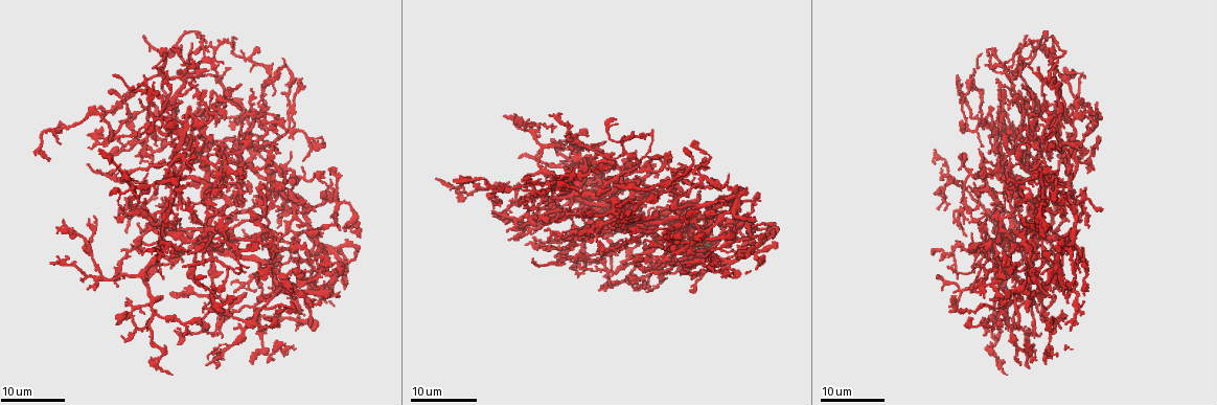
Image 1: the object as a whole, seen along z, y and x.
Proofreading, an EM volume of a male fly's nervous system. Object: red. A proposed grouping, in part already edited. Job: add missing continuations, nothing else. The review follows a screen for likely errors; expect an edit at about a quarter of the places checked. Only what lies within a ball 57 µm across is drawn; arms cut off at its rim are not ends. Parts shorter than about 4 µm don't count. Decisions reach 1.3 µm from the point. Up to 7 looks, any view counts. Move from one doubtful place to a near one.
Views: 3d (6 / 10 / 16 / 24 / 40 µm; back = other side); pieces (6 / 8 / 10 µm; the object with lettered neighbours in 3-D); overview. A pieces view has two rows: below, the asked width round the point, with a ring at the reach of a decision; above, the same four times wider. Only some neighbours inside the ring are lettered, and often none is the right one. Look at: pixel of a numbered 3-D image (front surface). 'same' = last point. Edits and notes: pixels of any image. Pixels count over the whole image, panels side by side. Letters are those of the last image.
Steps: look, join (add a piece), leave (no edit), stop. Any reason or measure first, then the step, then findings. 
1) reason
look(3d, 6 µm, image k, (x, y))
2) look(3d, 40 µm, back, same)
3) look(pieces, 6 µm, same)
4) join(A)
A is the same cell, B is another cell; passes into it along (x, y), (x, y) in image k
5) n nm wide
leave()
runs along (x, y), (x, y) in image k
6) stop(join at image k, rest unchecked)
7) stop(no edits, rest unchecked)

branch stops here
look(3d, 16 µm, image 1, (1008, 109))

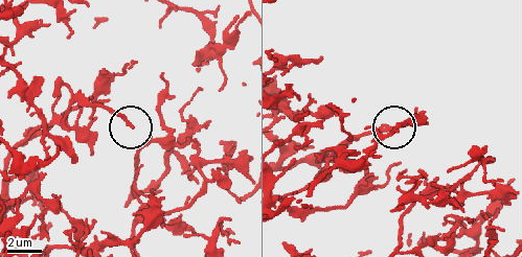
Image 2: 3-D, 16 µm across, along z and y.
look(pieces, 6 µm, image 2, (129, 126))

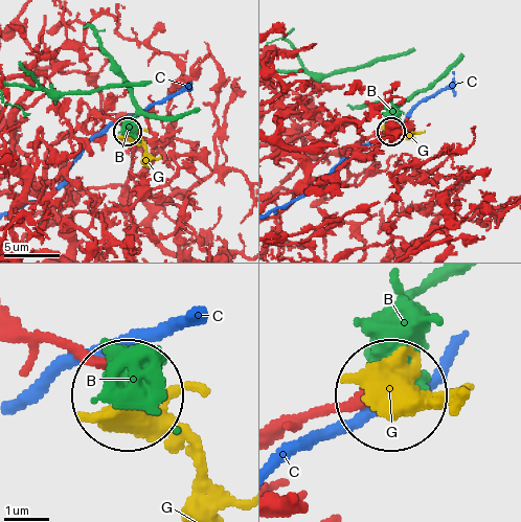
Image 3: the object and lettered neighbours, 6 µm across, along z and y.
join(G)
G is the same cell, B and C are other cells; passes into it along (279, 436), (347, 406), (456, 395) in image 3; the neuron continues

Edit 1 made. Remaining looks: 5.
look(overview)

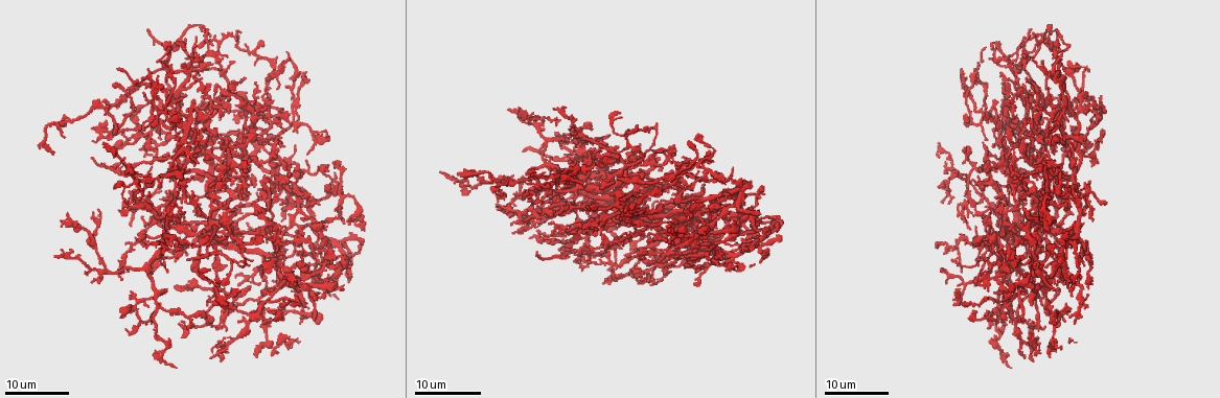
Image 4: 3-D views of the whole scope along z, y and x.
branch stops here
look(3d, 24 µm, image 4, (195, 179))

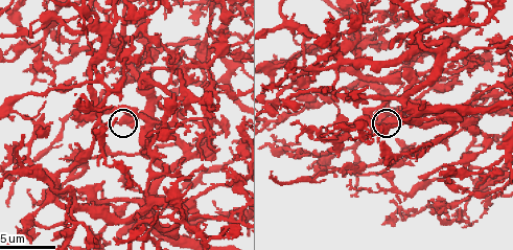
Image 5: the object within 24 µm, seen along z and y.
what lies round it
look(pieces, 8 µm, image 5, (120, 121))

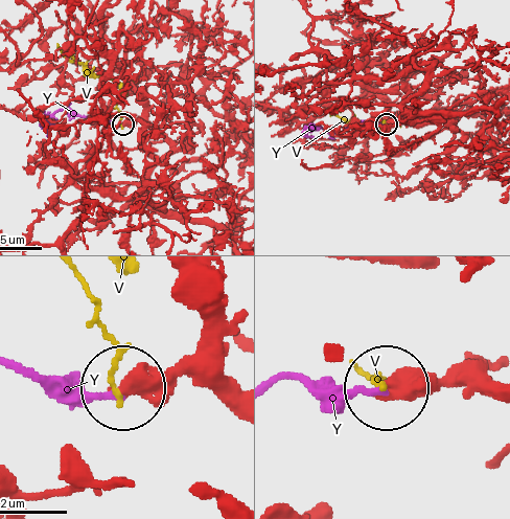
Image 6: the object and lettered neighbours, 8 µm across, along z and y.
360 nm wide
join(Y)
Y is the same cell, V is another cell; passes into it along (201, 387), (136, 379), (108, 396), (60, 396), (9, 367) in image 6; it goes on there

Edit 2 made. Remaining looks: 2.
stop(join at image 3, join at image 6, rest unchecked)

